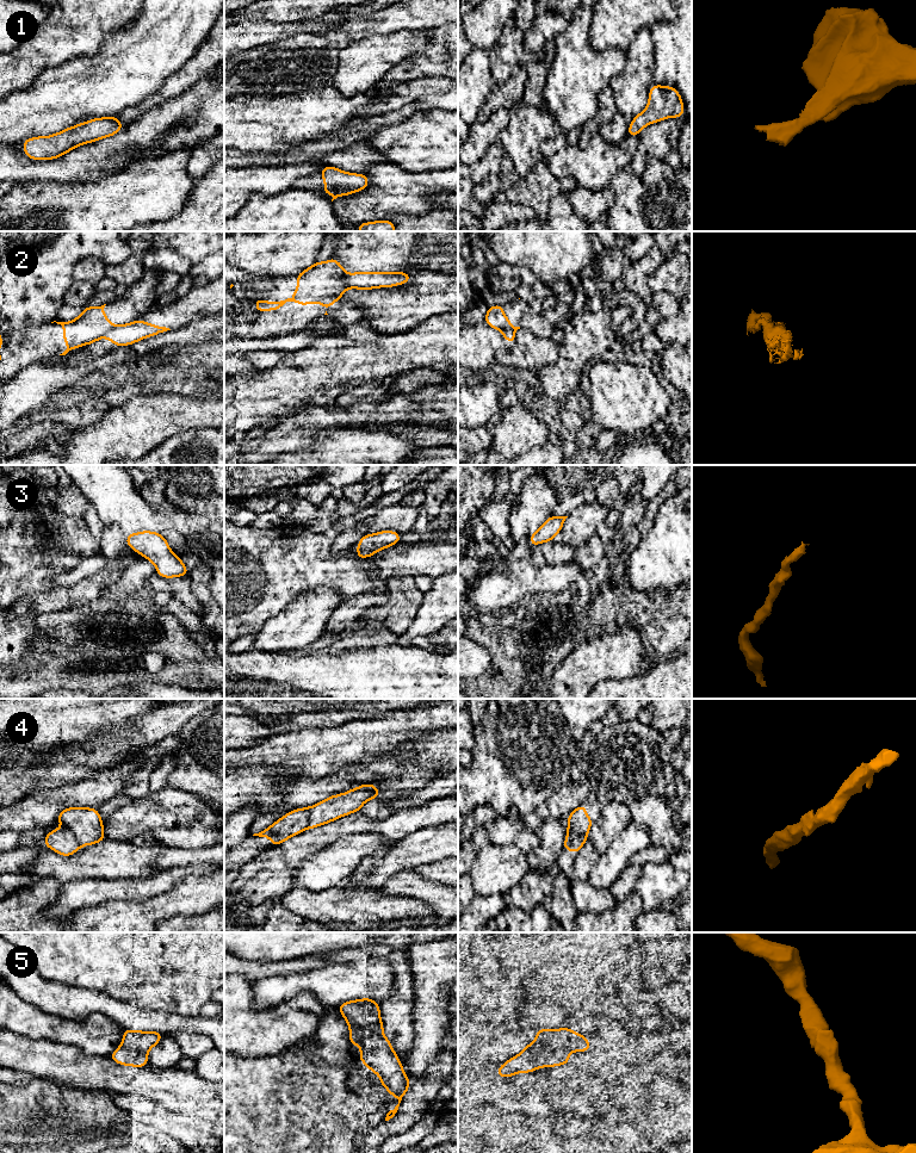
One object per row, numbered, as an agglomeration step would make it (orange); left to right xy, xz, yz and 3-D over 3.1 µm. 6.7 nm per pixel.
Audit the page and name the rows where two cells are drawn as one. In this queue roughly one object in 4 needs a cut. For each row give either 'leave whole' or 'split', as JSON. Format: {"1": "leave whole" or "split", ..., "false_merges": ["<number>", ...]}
{"1": "leave whole", "2": "split", "3": "leave whole", "4": "split", "5": "split", "false_merges": ["2", "4", "5"]}

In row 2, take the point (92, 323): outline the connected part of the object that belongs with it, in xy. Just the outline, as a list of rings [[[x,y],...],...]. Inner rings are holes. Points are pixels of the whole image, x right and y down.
[[[105,305],[87,306],[78,318],[70,322],[54,321],[63,327],[62,337],[67,342],[67,349],[60,355],[66,355],[72,349],[99,341],[101,336],[116,327],[106,318]]]

